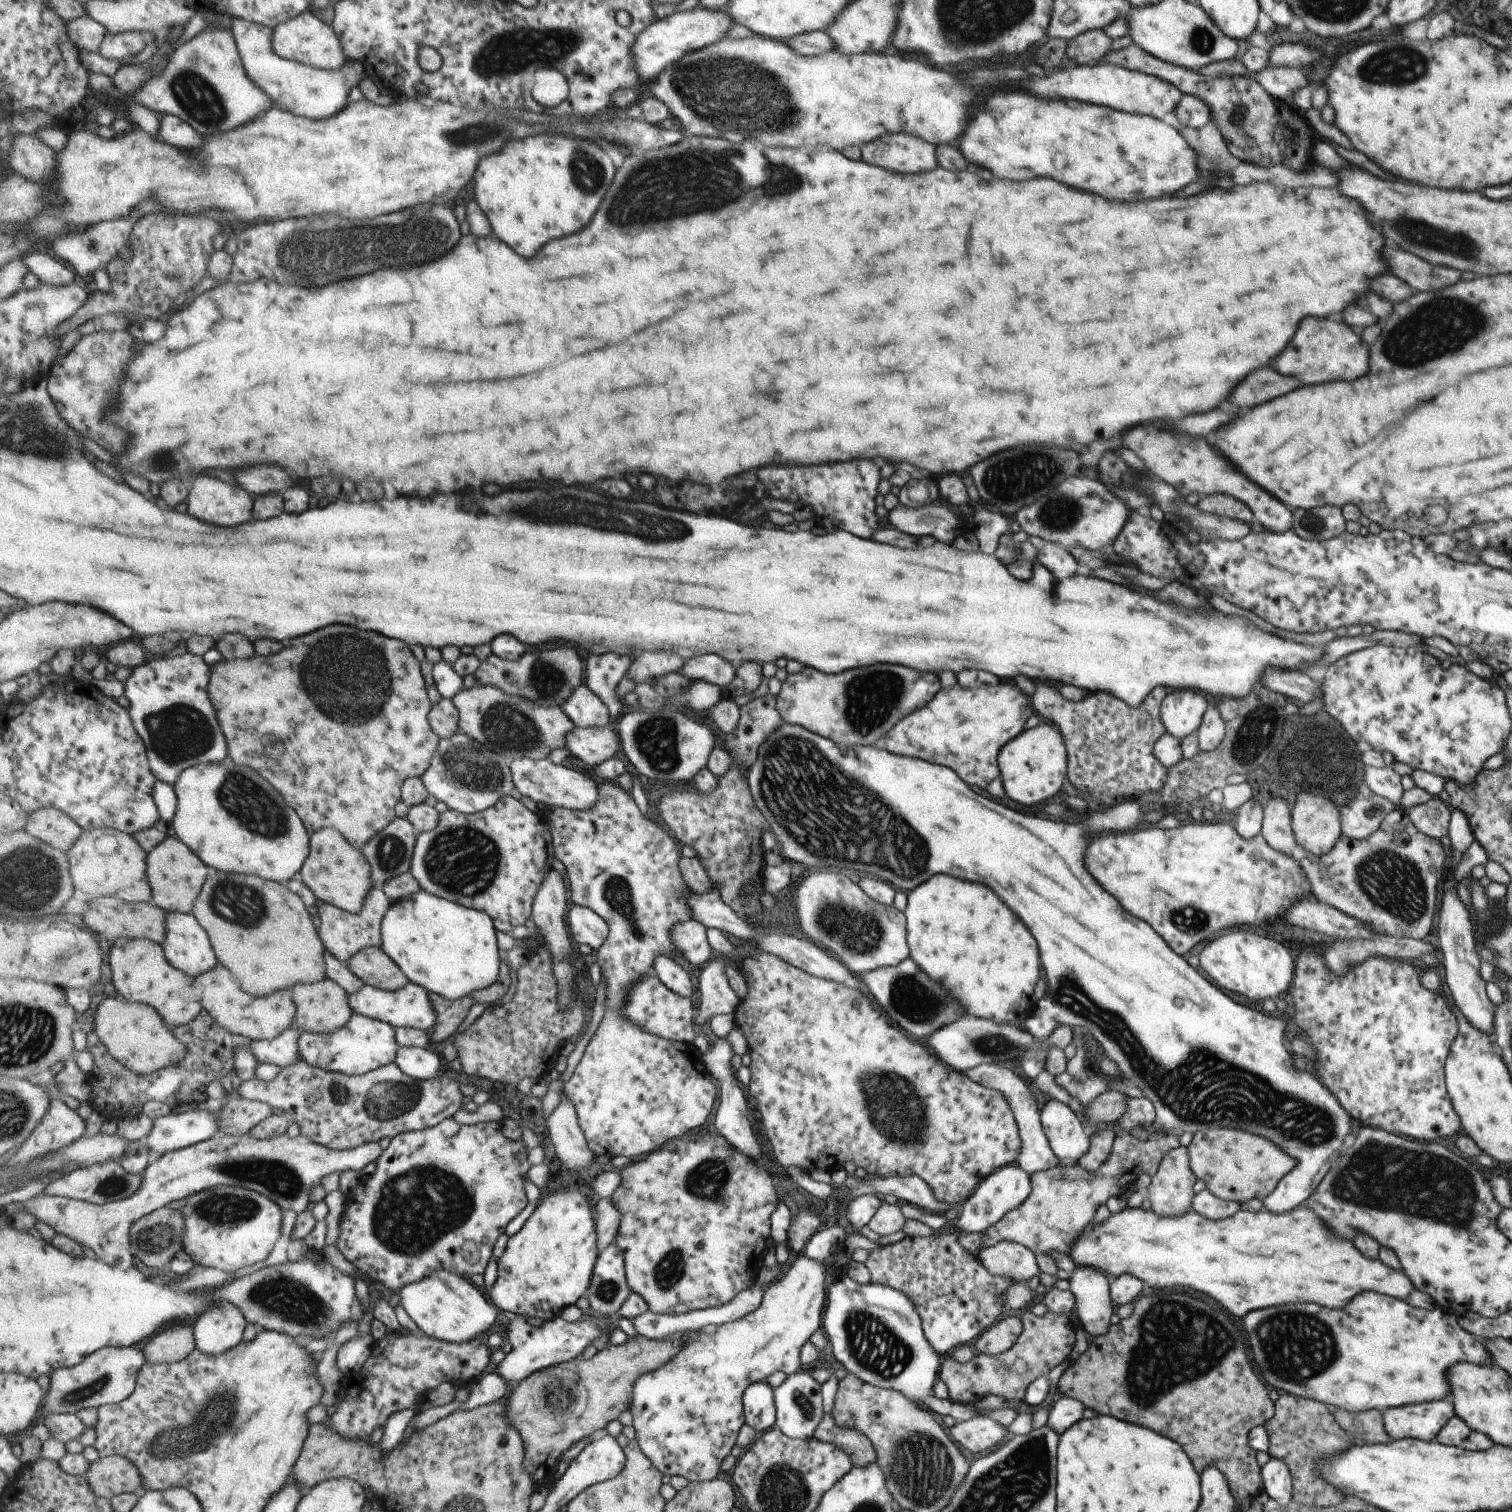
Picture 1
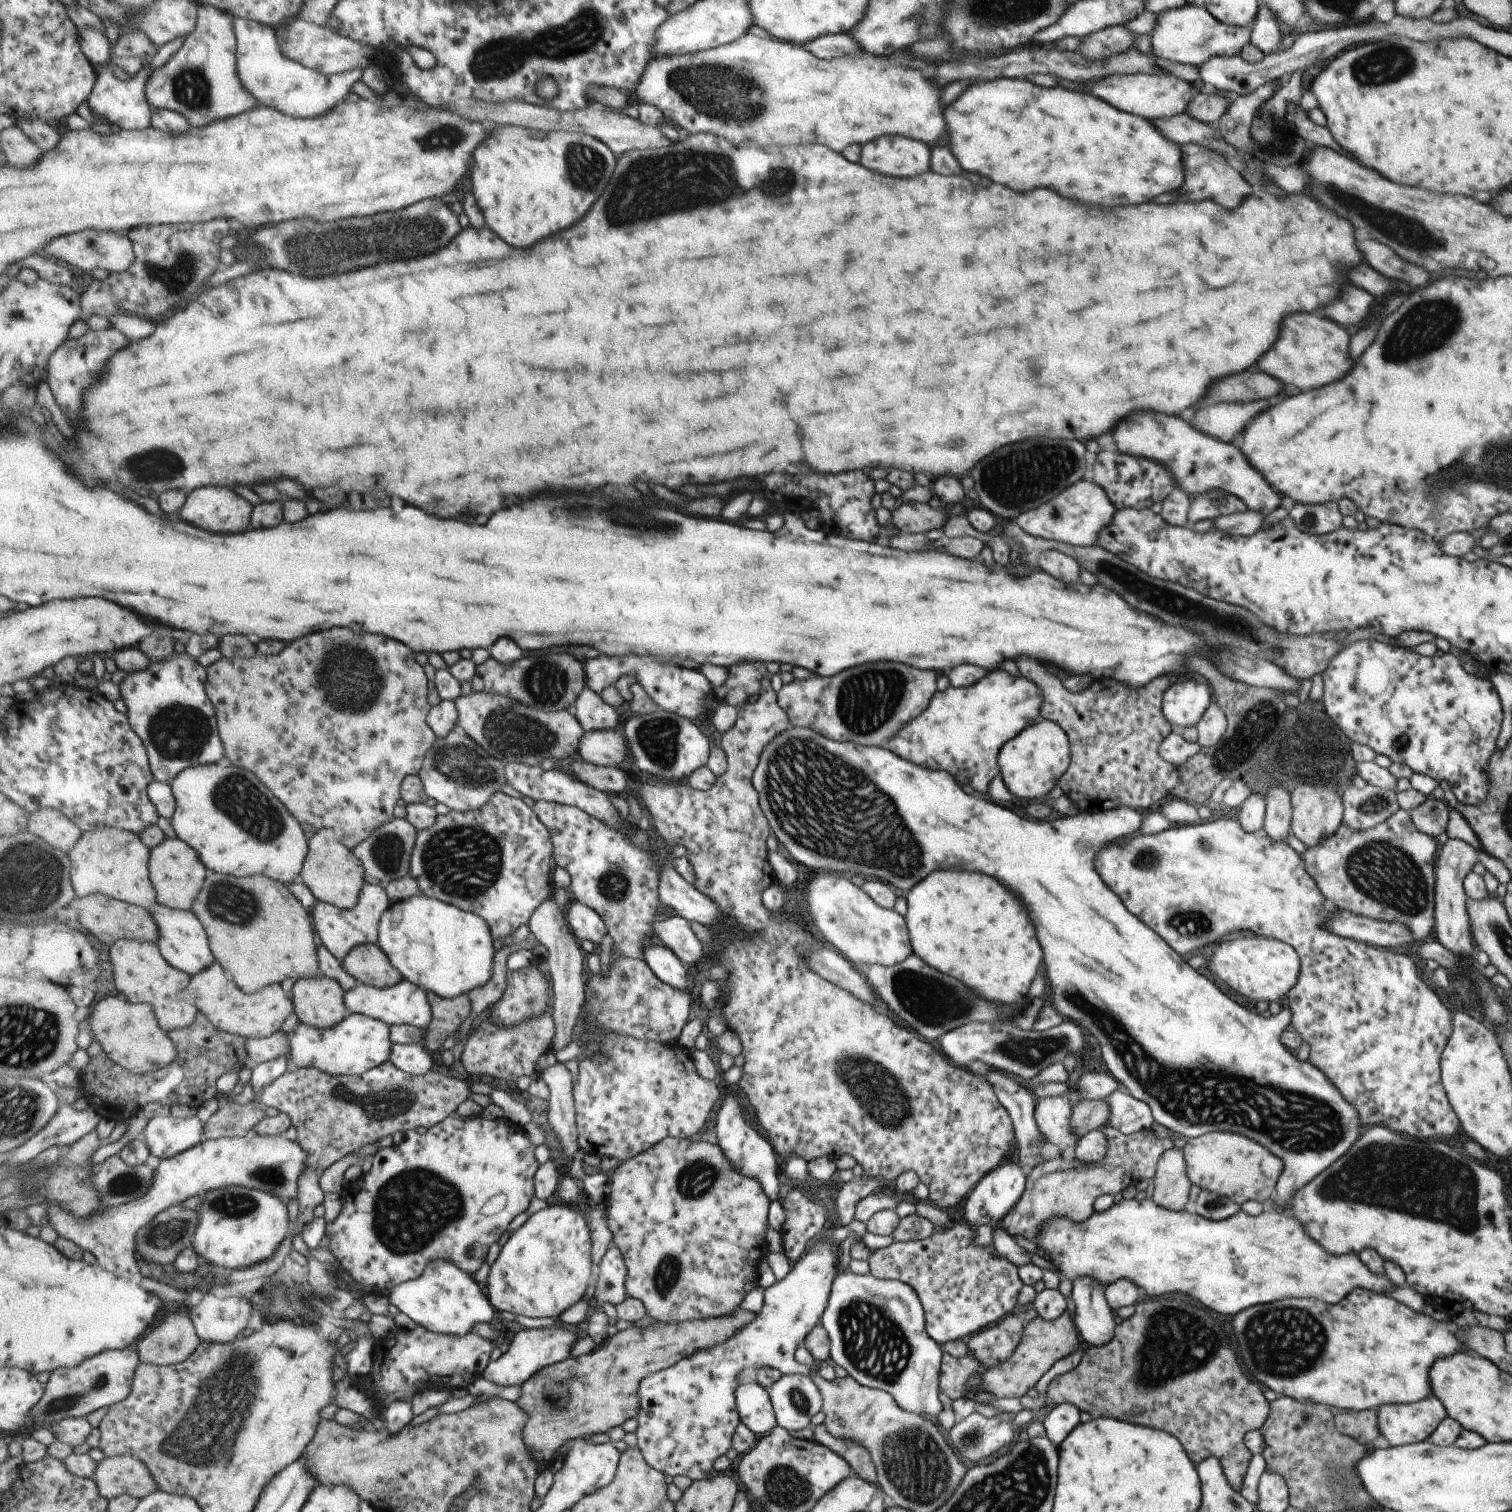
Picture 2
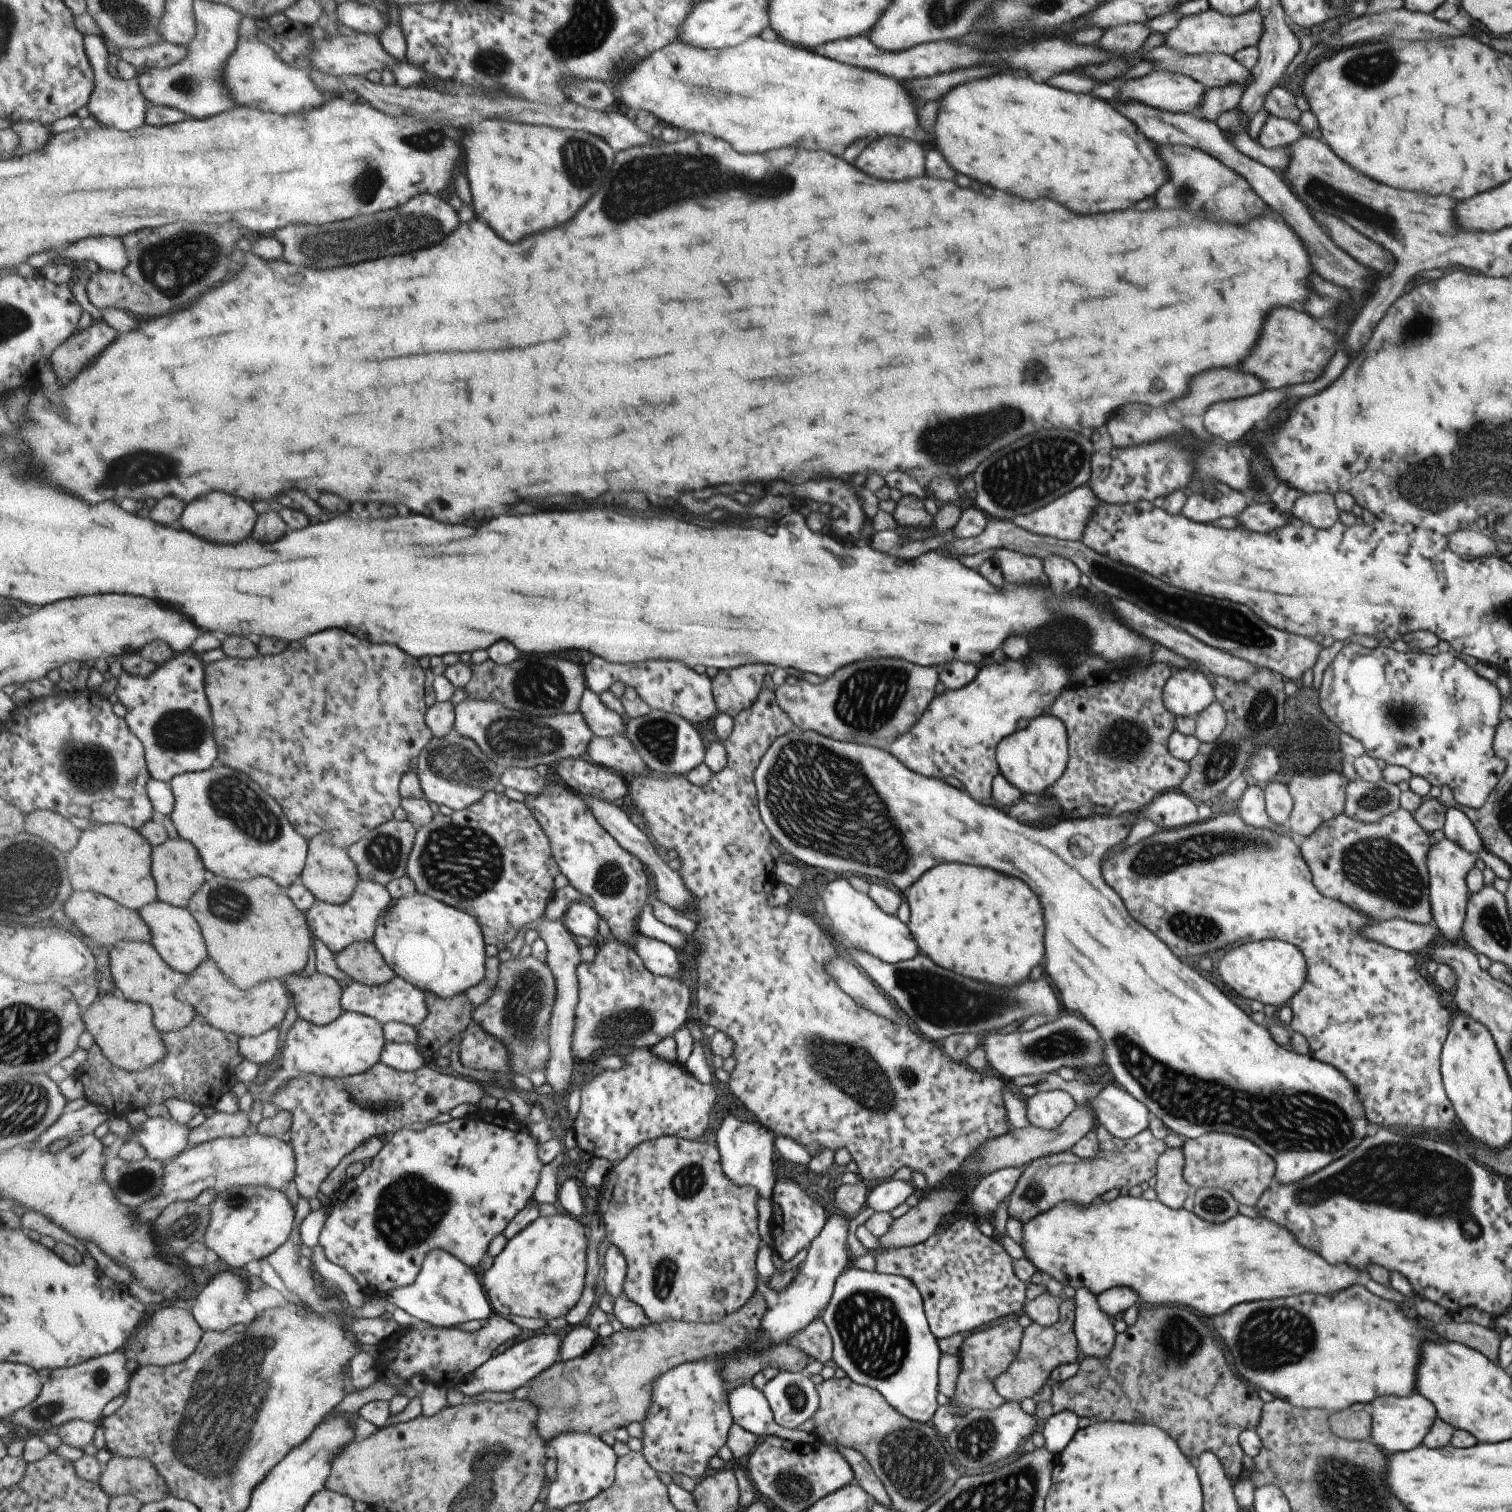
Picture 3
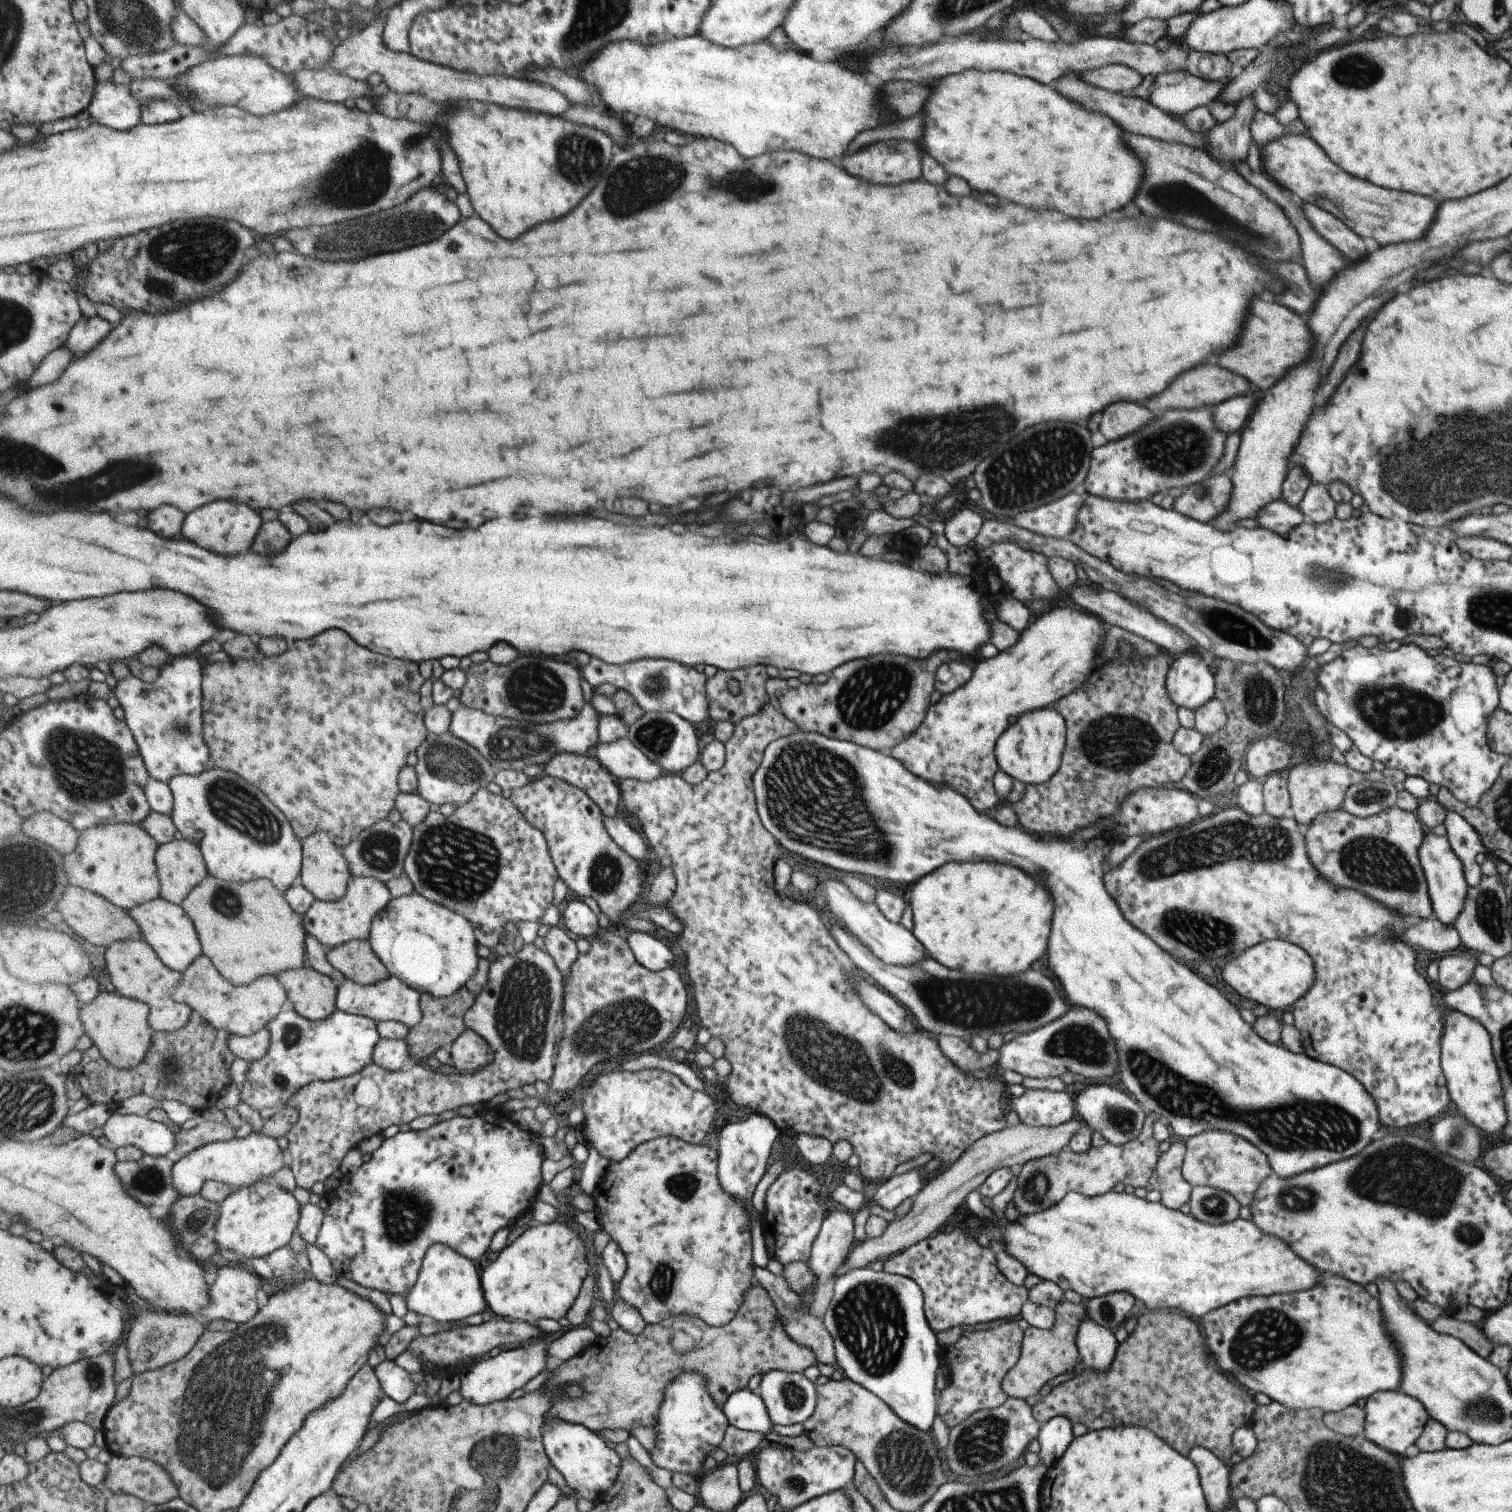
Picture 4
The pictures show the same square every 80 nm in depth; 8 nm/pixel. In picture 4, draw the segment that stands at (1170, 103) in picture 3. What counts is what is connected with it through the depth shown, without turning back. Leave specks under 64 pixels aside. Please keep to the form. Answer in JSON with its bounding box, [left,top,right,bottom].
[1149,72,1224,114]

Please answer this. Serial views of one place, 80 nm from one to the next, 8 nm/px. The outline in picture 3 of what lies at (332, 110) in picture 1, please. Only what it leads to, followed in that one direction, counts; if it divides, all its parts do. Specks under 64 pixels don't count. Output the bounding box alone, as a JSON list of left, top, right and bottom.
[224,17,328,115]

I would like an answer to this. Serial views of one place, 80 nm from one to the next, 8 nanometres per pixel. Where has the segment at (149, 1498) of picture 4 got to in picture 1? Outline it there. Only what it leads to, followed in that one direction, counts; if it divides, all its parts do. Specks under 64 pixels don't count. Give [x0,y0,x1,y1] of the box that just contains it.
[87,1456,144,1499]

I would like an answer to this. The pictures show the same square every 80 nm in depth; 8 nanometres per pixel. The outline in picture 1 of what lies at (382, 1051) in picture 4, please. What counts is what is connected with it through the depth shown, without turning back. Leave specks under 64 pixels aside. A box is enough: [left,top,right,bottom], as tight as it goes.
[394,1047,446,1080]

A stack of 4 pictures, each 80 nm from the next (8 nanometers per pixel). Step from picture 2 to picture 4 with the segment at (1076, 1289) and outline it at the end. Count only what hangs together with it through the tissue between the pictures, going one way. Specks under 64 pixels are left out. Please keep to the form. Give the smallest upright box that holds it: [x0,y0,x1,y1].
[1076,1309,1118,1373]

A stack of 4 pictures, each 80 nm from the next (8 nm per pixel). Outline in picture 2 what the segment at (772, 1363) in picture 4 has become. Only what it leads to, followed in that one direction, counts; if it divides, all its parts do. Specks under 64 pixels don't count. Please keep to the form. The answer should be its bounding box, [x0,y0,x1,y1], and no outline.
[517,1307,756,1472]

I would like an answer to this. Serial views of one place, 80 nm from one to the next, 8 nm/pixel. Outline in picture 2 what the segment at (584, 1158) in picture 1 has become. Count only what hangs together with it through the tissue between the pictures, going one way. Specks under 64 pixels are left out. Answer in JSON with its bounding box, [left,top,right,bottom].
[541,1061,580,1158]

